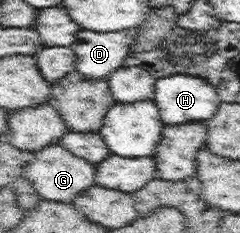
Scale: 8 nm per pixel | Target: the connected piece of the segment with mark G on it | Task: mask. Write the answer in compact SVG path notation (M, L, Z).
M60 145L46 146L44 150L35 152L35 161L25 168L28 178L36 187L43 200L50 202L74 202L80 194L96 184L96 166L66 147Z

